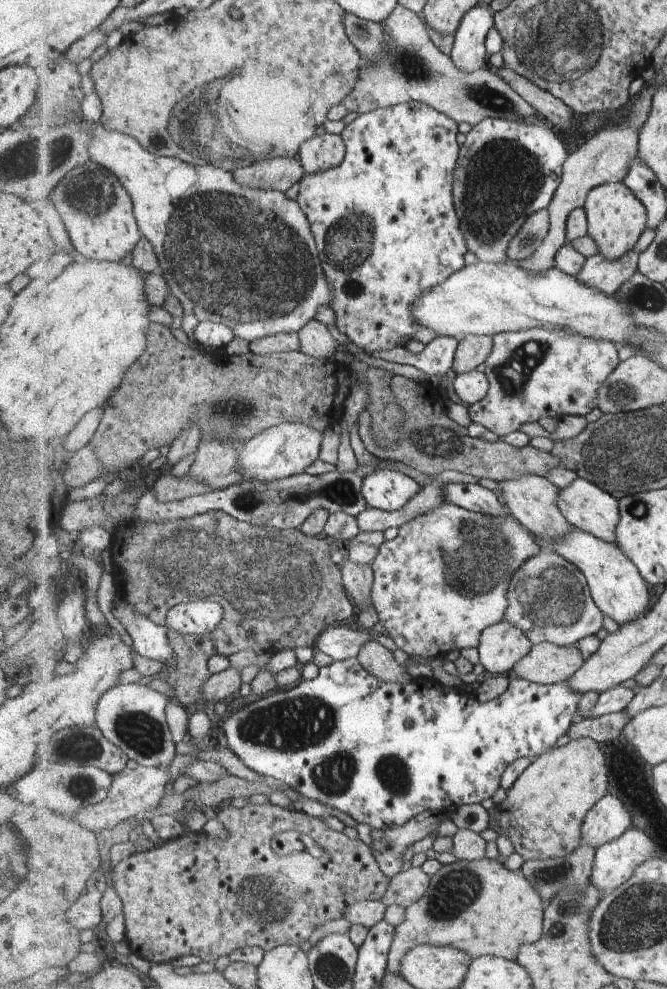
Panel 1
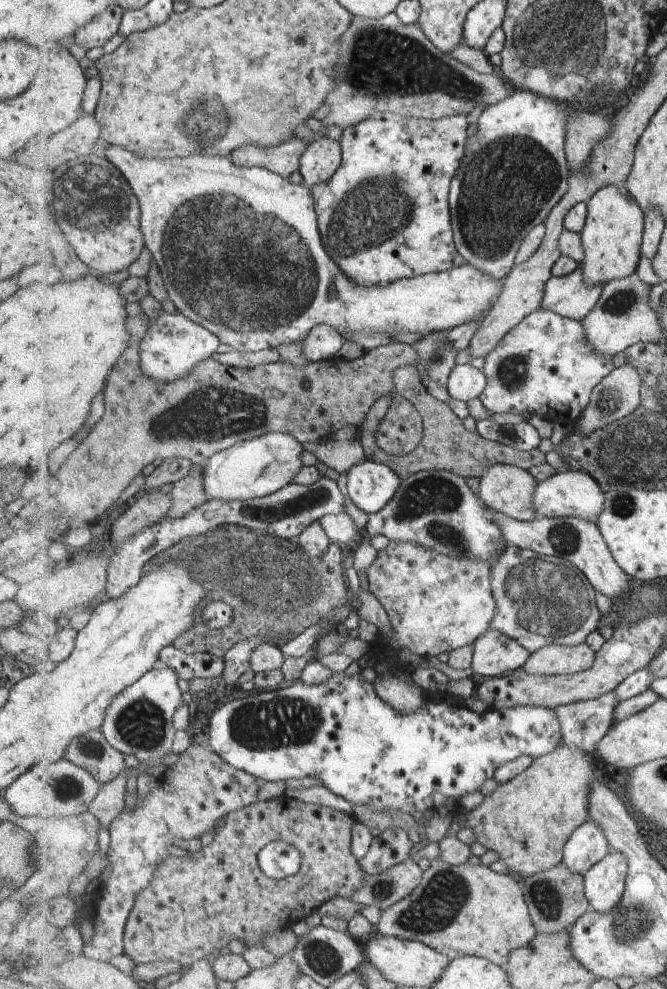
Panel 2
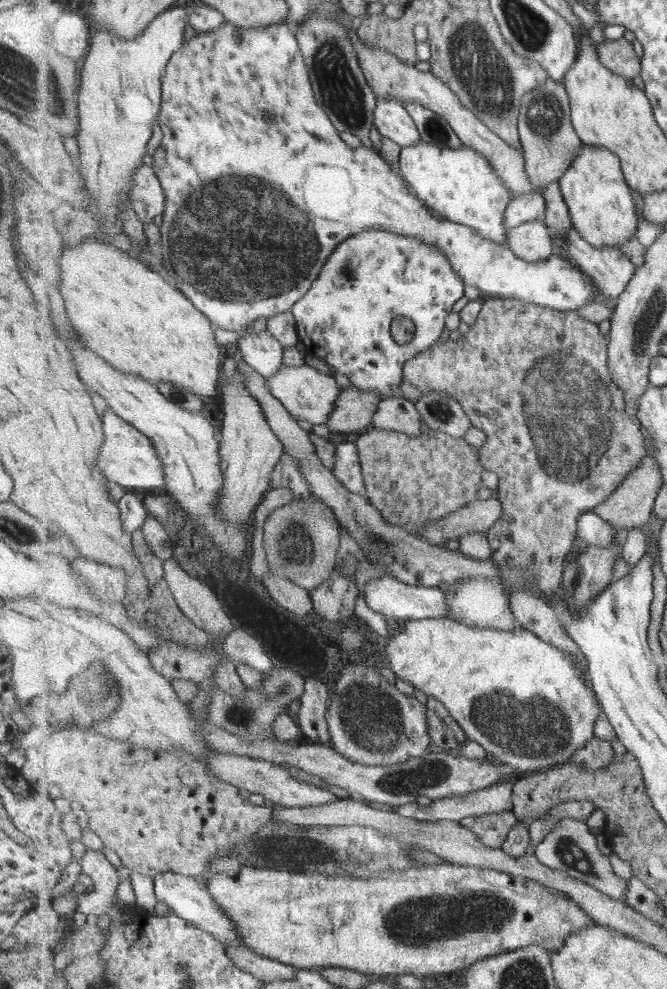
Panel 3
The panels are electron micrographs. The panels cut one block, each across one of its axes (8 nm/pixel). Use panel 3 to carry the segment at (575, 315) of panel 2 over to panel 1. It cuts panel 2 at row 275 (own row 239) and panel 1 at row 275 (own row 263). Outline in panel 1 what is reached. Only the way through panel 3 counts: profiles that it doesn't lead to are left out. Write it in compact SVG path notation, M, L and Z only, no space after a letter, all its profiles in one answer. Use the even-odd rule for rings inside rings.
M635 249L619 260L607 260L600 253L586 257L587 262L579 272L579 282L595 286L609 296L616 294L637 274L640 255Z

